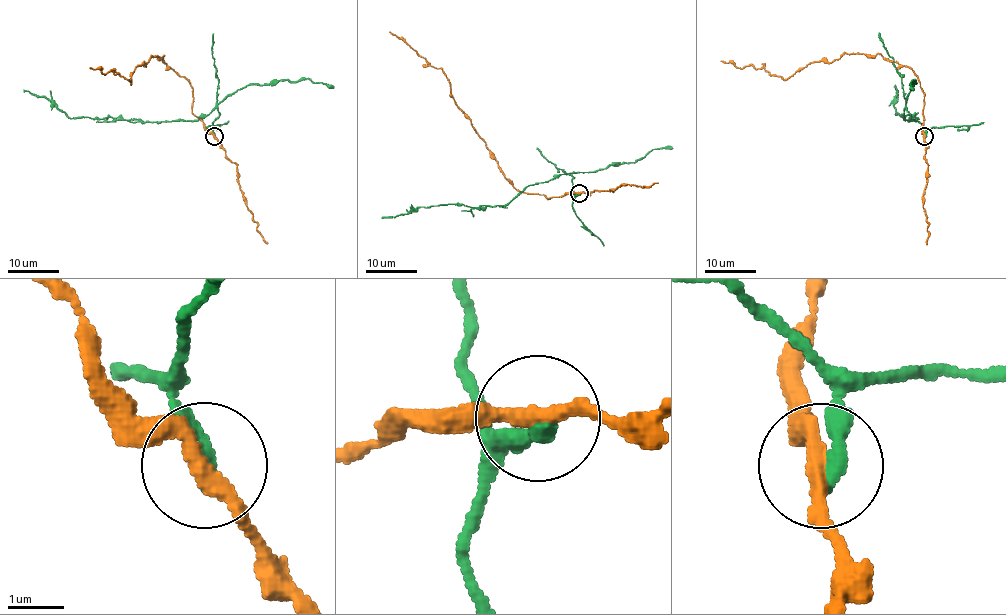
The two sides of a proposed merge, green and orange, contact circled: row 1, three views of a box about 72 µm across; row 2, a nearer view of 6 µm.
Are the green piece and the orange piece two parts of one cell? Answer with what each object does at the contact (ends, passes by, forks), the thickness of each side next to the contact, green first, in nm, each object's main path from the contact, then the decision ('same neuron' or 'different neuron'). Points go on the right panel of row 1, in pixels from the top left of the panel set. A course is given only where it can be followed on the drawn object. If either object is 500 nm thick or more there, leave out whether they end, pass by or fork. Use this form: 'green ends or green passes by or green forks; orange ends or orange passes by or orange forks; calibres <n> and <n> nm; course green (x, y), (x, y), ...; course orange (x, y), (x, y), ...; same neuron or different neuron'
green ends; orange passes by; calibres 360 and 300 nm; course green (925, 135), (926, 129), (906, 107), (903, 119), (915, 120), (908, 114), (896, 115), (895, 84); course orange (924, 135), (924, 93), (918, 77), (880, 54), (813, 61), (783, 79), (763, 68), (739, 68), (720, 60); different neuron

